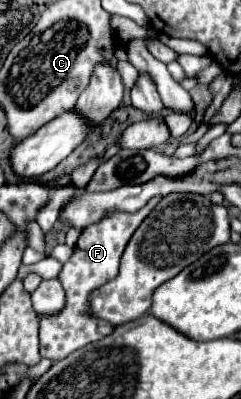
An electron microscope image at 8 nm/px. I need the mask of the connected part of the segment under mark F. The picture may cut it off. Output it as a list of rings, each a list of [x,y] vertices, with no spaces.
[[[152,199],[146,207],[136,211],[134,215],[110,215],[102,223],[96,223],[82,231],[76,251],[70,257],[68,263],[64,263],[58,279],[62,281],[62,287],[66,291],[66,307],[58,315],[46,315],[38,317],[40,321],[40,355],[52,361],[64,359],[74,349],[80,349],[88,343],[100,341],[104,335],[112,333],[112,327],[90,317],[88,311],[88,295],[94,287],[100,287],[108,279],[114,279],[118,275],[118,263],[122,257],[122,251],[126,243],[130,241],[132,233],[138,229],[138,225],[144,221],[144,217],[156,207],[158,199]]]

